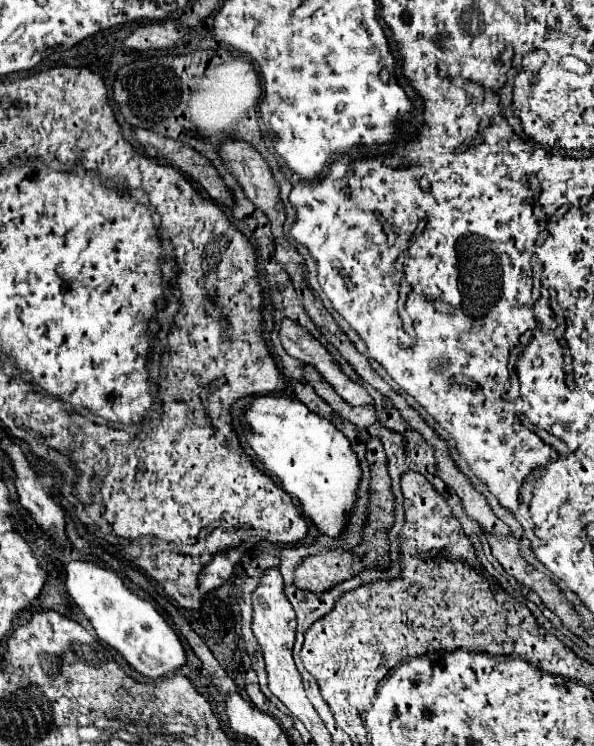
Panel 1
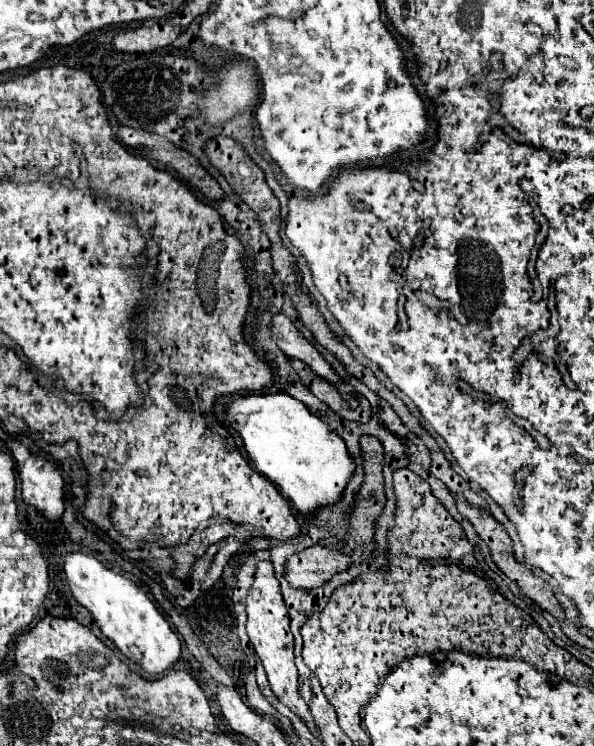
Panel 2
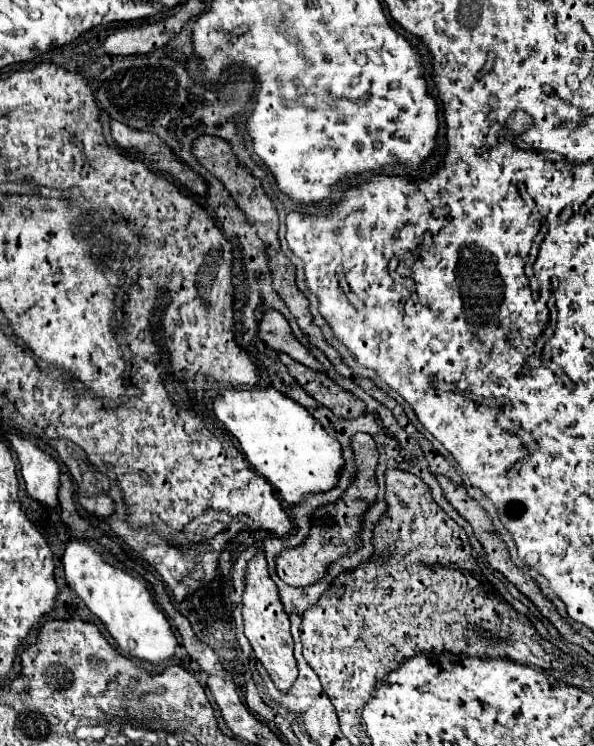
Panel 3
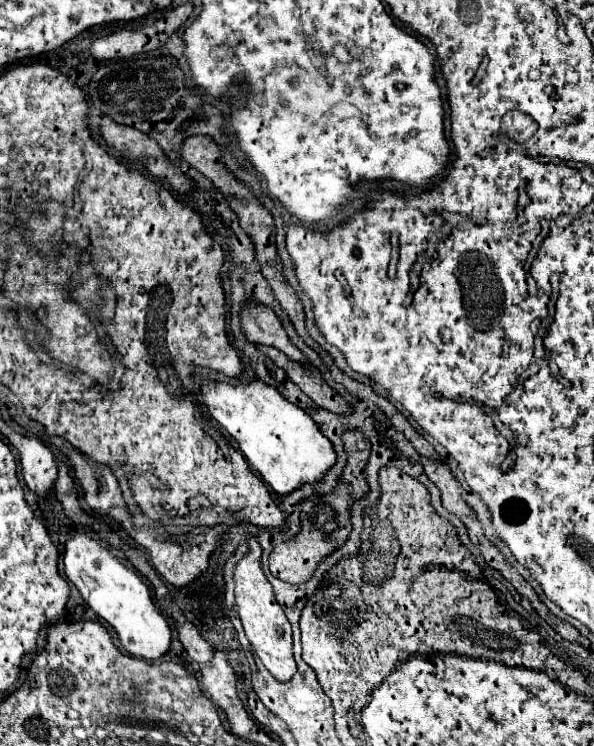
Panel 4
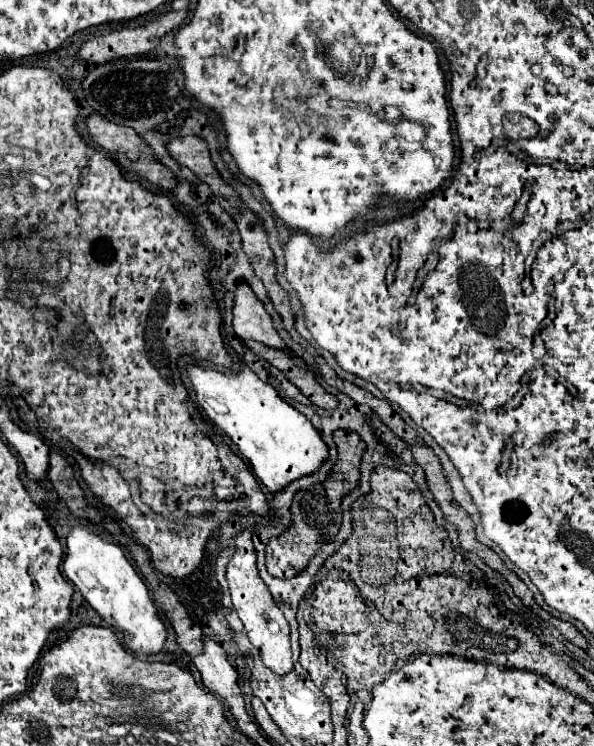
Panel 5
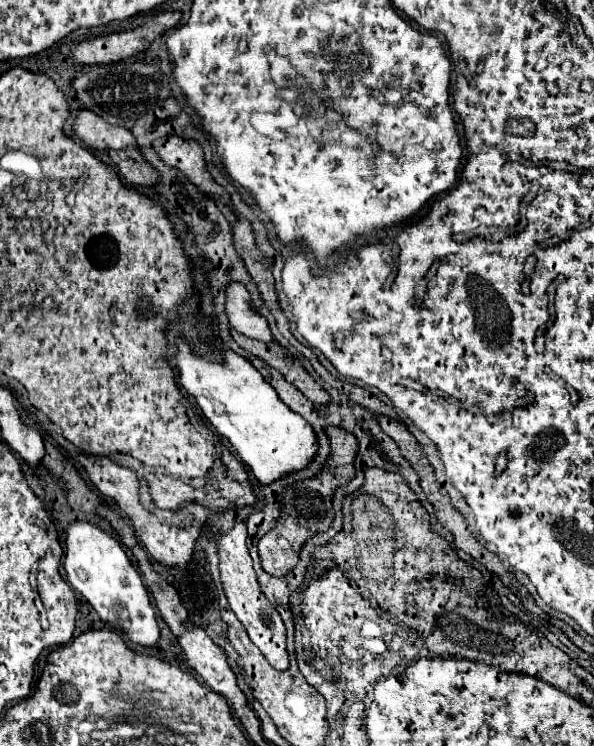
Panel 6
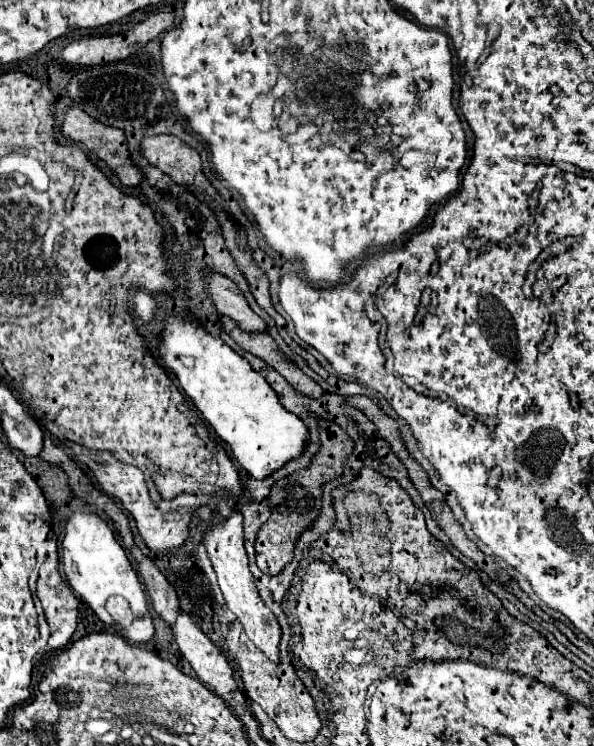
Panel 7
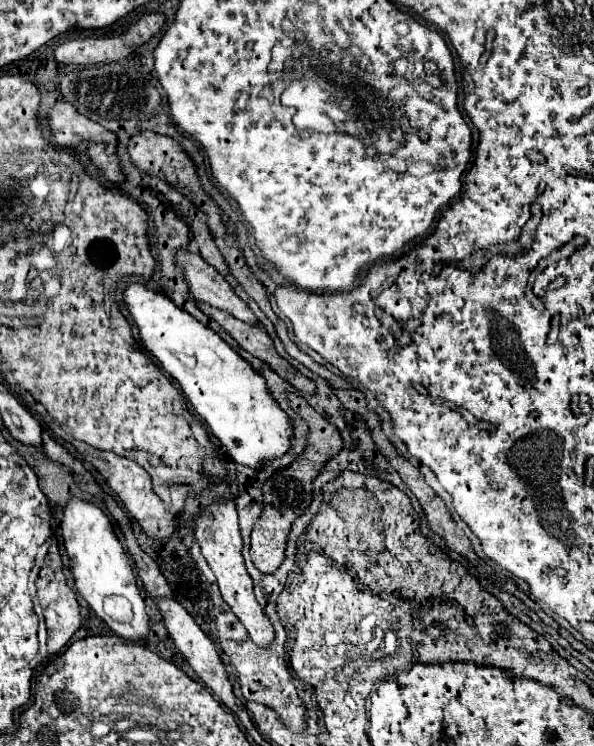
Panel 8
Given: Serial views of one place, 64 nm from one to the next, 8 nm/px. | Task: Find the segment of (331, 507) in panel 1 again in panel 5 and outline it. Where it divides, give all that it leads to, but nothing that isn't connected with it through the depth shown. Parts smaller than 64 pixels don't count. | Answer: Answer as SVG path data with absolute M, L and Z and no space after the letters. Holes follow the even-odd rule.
M188 364L186 376L206 416L230 436L238 446L240 456L252 466L254 476L270 492L278 492L288 482L312 474L326 460L328 448L310 420L286 404L278 392L270 384L262 382L246 364L240 364L236 374Z

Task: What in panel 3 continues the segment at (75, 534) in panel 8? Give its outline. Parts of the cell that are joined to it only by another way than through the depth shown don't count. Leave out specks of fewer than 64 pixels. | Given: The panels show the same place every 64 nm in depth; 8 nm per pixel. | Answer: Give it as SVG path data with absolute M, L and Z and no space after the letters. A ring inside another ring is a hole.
M72 540L66 546L62 564L68 586L106 624L110 636L118 642L122 652L150 664L160 664L174 656L174 650L178 646L176 636L170 628L168 618L156 608L148 588L128 572L104 562L92 540Z

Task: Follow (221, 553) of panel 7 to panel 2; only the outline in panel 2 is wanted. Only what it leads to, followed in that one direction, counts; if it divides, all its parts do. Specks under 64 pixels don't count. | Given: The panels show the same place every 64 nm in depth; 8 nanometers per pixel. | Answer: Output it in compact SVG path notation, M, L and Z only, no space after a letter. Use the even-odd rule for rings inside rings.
M260 560L256 564L254 582L252 582L252 586L248 590L248 598L246 598L246 614L248 614L246 632L248 632L248 638L250 638L258 658L262 660L262 666L268 674L268 682L270 682L272 692L280 698L280 702L284 702L290 710L294 710L308 724L308 728L312 728L314 722L312 722L312 716L308 712L308 706L298 696L298 670L294 666L294 654L292 654L294 638L290 632L288 610L286 610L282 594L280 594L280 584L274 578L272 564L266 560Z

